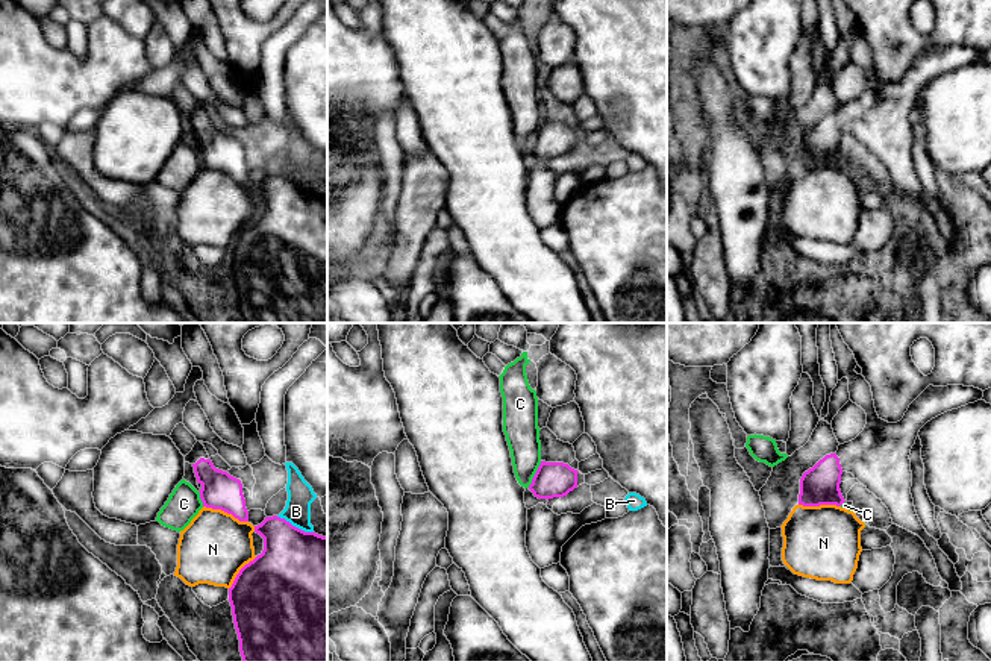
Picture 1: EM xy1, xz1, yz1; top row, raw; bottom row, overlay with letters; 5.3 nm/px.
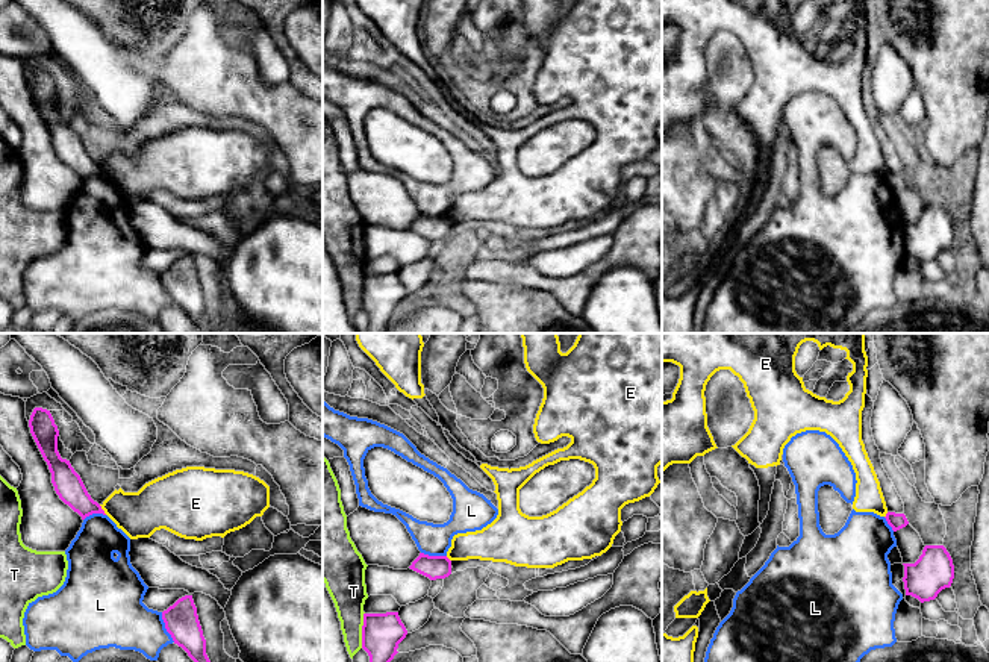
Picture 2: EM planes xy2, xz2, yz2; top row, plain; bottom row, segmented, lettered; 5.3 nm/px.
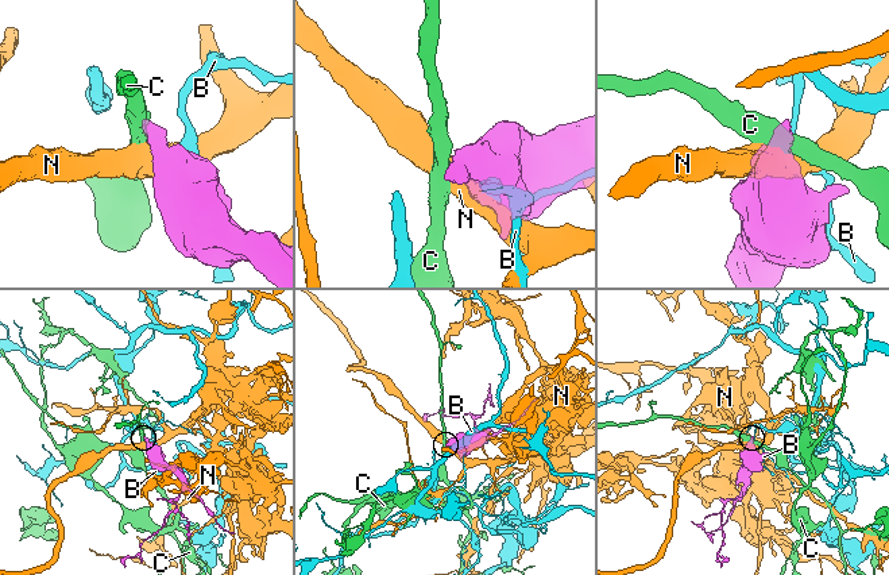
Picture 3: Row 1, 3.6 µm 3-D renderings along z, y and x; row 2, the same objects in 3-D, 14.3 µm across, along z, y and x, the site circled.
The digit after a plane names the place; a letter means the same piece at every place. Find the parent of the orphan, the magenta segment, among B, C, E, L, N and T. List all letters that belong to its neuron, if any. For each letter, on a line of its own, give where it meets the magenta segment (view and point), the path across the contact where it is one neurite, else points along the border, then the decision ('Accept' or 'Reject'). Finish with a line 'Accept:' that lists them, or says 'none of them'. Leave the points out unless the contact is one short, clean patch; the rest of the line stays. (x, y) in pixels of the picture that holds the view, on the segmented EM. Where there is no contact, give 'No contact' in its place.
B: Touches magenta at xy1 (294, 526). Reject
C: Touches magenta at xz1 (535, 475). Boundary: xz1 (541, 461), (528, 487). Reject
E: Touches magenta at xy2 (102, 509). Boundary: xy2 (99, 505), (106, 514). Reject
L: Touches magenta at xy2 (165, 627). Reject
N: Touches magenta at xy1 (226, 511). Reject
T: Touches magenta at xz2 (362, 630). Reject
Accept: none of them

